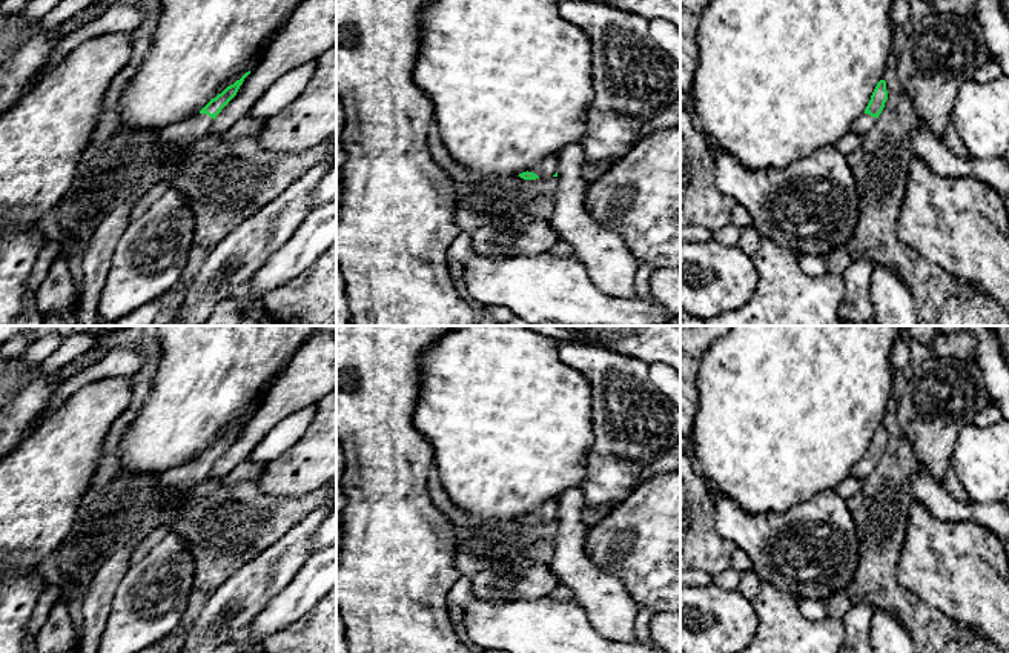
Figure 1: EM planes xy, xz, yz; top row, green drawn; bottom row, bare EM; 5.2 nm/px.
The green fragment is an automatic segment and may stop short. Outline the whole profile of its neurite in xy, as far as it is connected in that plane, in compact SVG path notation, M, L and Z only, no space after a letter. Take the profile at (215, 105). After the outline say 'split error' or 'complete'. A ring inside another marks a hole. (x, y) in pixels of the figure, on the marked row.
M250 71L212 98L197 117L161 129L157 151L141 171L134 191L89 234L81 258L83 283L77 287L77 320L80 326L98 326L100 293L106 283L115 246L131 223L129 215L134 203L152 186L163 181L166 167L210 131L217 115L237 95L249 74Z; split error

